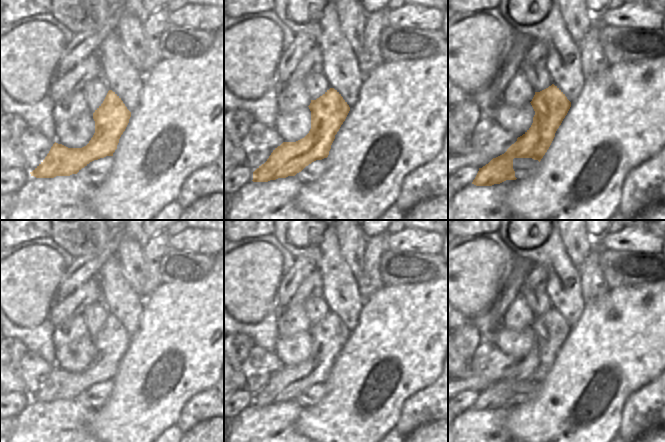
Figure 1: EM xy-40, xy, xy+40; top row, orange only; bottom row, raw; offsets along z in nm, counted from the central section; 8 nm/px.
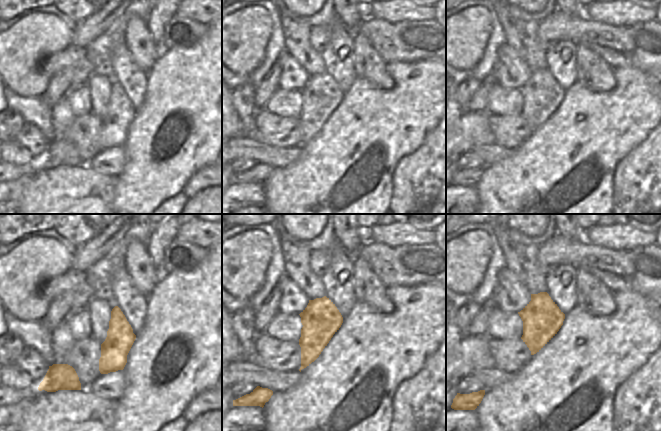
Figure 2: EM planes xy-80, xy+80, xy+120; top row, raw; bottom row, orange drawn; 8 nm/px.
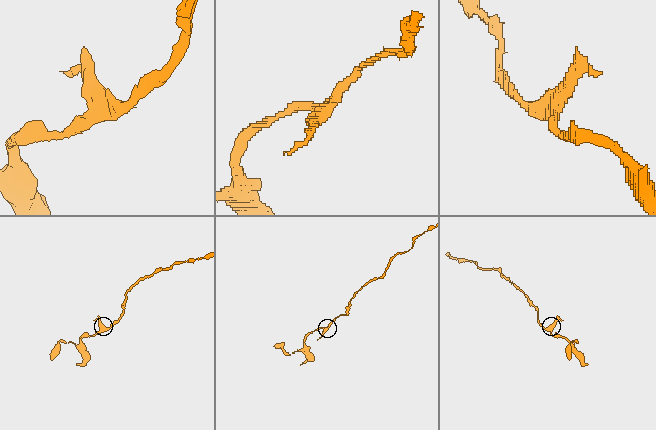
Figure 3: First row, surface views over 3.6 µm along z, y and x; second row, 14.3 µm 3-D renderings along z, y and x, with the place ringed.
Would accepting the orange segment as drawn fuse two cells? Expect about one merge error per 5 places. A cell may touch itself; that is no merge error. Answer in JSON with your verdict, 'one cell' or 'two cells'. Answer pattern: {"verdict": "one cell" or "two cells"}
{"verdict": "one cell"}

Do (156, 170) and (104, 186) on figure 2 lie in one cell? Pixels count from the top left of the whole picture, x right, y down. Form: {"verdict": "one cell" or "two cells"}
{"verdict": "two cells"}

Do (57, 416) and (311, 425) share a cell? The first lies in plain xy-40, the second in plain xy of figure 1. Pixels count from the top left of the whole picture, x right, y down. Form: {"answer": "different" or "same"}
{"answer": "different"}

